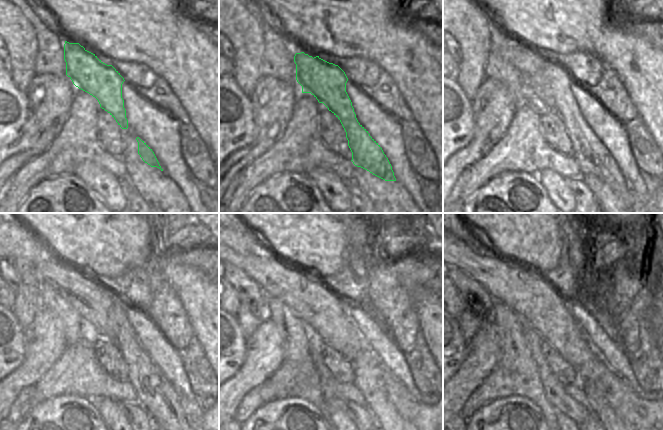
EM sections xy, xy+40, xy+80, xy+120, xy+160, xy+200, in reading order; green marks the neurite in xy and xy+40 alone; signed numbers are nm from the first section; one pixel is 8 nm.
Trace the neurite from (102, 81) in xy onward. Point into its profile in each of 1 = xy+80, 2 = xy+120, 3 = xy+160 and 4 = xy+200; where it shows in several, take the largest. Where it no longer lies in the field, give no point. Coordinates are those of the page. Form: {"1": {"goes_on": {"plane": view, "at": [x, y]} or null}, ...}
{"1": {"goes_on": {"plane": "xy+80", "at": [593, 158]}}, "2": {"goes_on": {"plane": "xy+120", "at": [156, 394]}}, "3": {"goes_on": {"plane": "xy+160", "at": [368, 374]}}, "4": {"goes_on": {"plane": "xy+200", "at": [600, 407]}}}

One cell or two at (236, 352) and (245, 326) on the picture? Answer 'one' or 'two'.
two

